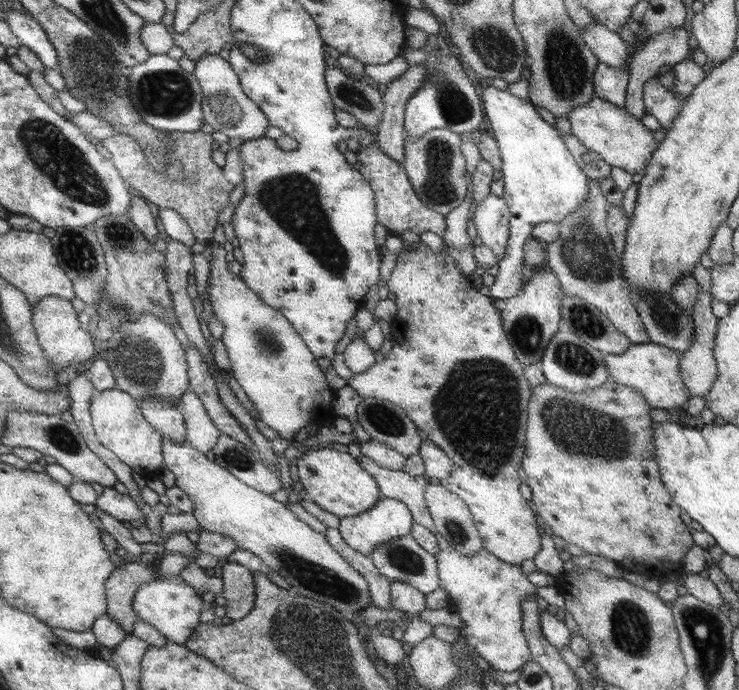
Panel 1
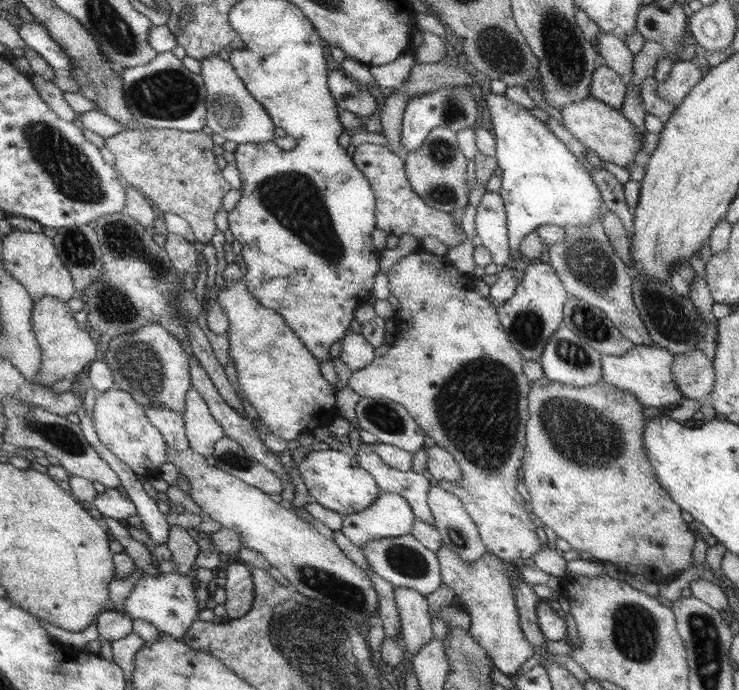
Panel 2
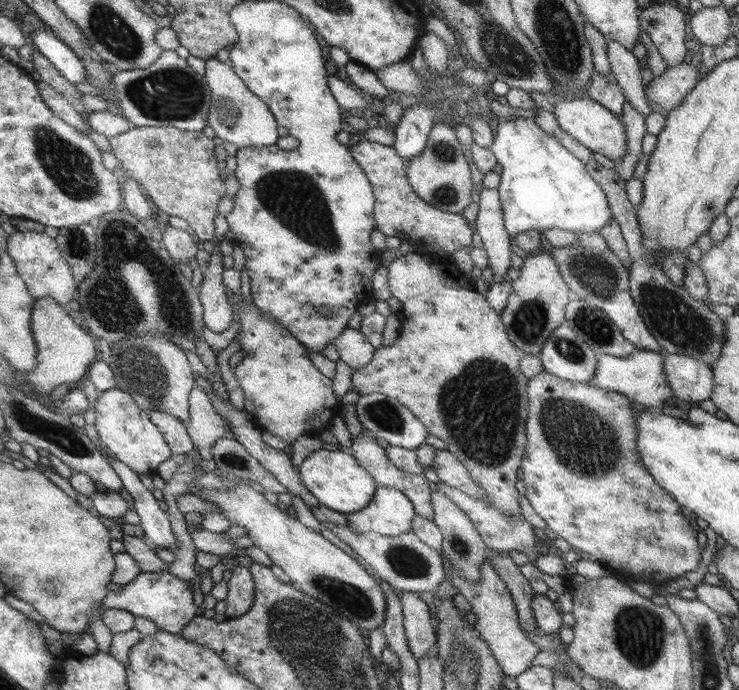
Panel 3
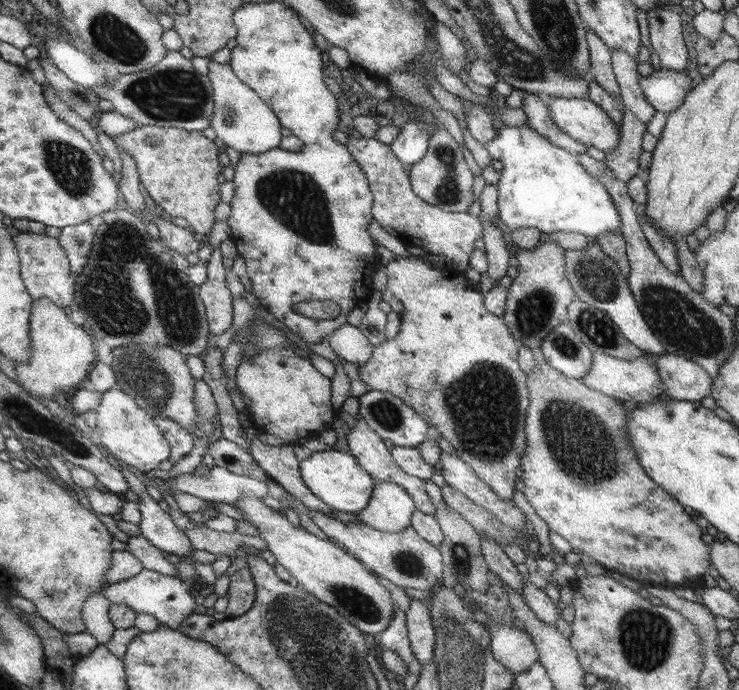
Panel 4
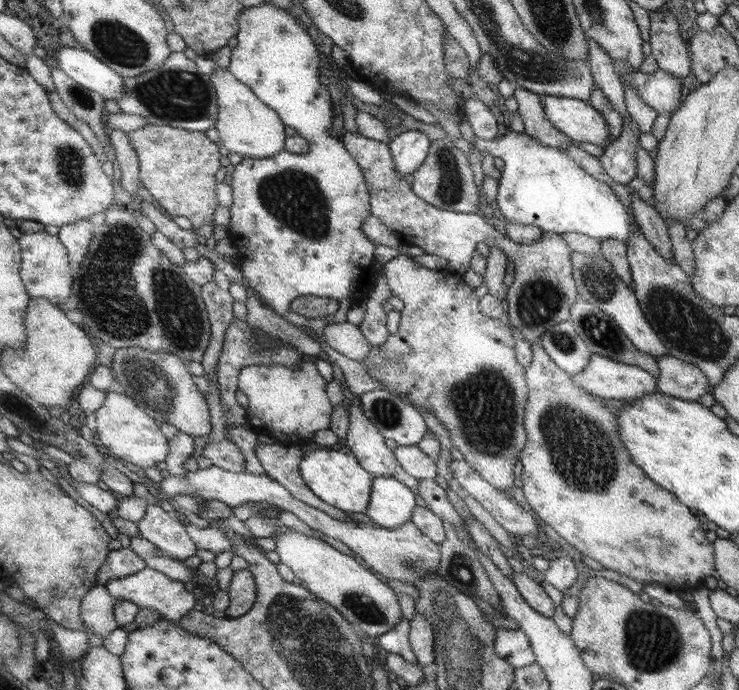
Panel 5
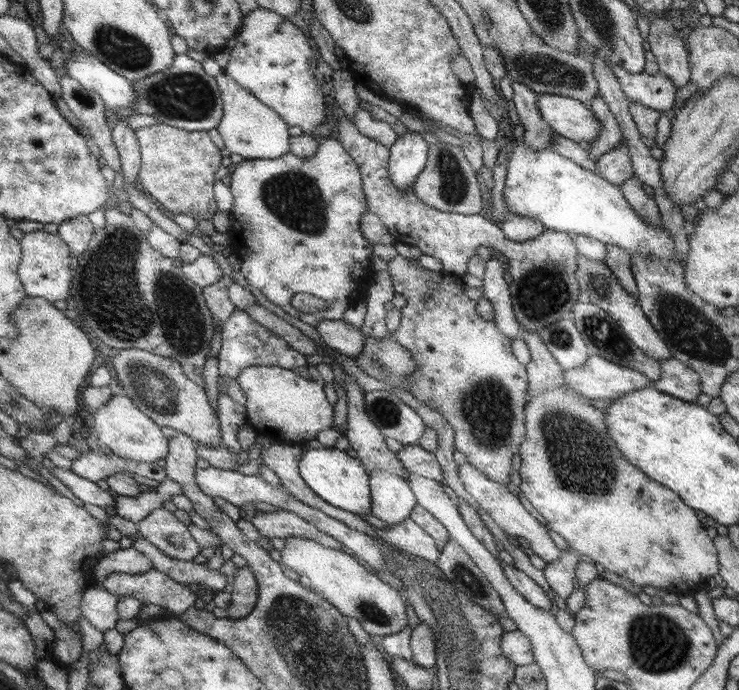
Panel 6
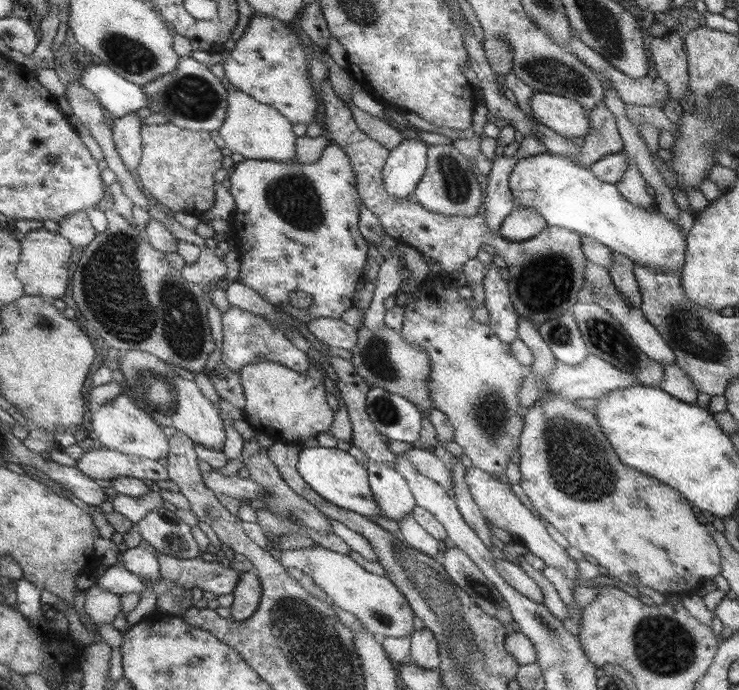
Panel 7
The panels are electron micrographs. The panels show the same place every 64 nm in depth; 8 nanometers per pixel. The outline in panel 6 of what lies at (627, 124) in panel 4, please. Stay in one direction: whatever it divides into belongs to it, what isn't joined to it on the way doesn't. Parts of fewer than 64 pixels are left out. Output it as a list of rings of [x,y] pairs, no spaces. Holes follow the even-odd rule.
[[[625,140],[621,141],[614,149],[600,154],[595,161],[598,174],[618,188],[620,184],[634,176]]]

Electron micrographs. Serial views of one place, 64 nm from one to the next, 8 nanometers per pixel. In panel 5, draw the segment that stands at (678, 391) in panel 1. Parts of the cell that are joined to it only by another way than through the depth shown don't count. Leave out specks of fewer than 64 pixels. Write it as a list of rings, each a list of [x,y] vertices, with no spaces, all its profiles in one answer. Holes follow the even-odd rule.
[[[591,355],[588,365],[572,378],[599,399],[635,401],[657,388],[656,378],[645,369],[599,355]]]

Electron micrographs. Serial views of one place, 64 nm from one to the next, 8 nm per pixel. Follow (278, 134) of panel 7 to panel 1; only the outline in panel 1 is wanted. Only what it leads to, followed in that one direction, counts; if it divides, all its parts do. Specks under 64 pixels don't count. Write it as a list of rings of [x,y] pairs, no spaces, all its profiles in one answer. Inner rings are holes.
[[[203,54],[195,62],[192,75],[197,79],[204,98],[201,101],[201,110],[205,123],[211,125],[215,131],[223,132],[228,138],[248,141],[263,137],[268,119],[264,117],[260,107],[244,94],[239,76],[235,76],[235,71],[231,70],[231,66],[223,58],[215,54]]]

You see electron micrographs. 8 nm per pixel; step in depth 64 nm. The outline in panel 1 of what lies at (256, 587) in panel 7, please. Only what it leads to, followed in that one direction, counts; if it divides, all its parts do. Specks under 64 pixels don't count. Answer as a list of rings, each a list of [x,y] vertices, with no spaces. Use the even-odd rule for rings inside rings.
[[[225,563],[221,568],[222,604],[227,618],[241,620],[252,608],[255,587],[252,573],[237,563]]]

